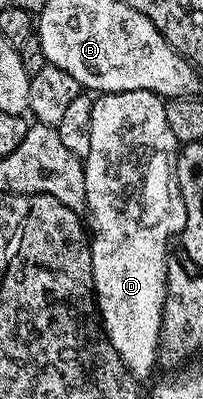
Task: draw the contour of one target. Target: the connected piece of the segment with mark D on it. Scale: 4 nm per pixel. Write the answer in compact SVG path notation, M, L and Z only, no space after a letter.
M149 91L101 94L90 117L90 153L82 160L86 177L86 227L92 245L92 290L104 334L138 381L158 367L164 296L168 290L168 242L184 230L184 199L176 182L178 144L166 121L165 100Z

